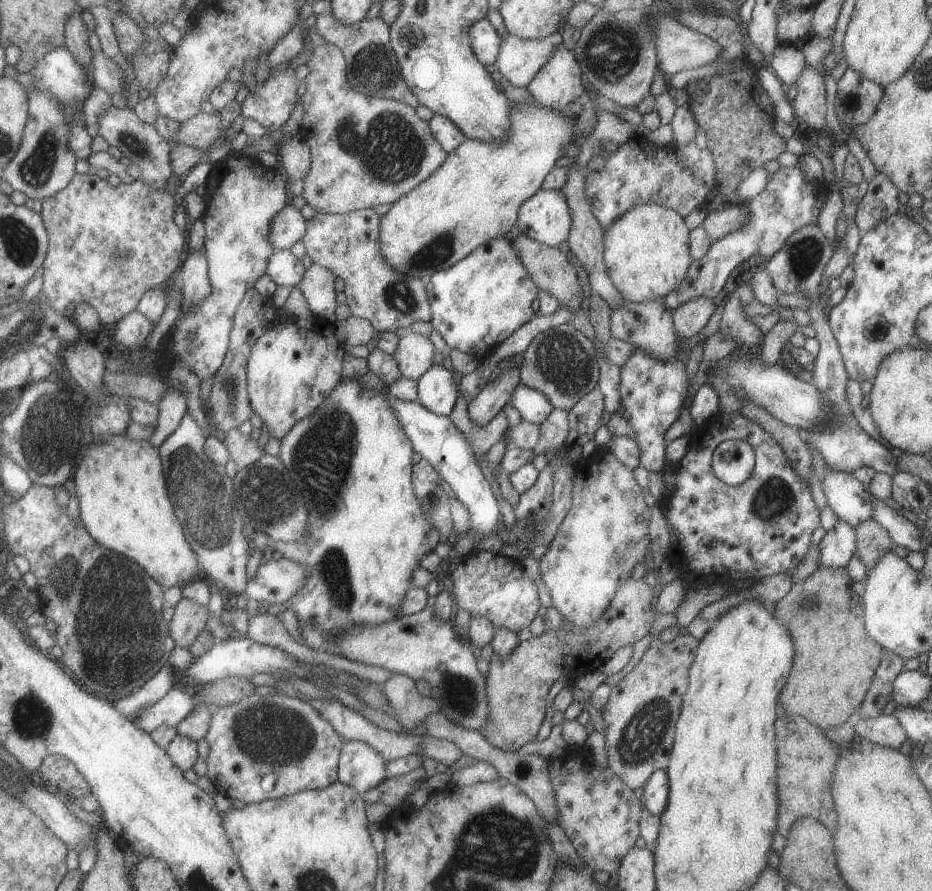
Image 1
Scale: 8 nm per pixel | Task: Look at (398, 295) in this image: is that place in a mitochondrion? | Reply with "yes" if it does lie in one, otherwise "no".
yes

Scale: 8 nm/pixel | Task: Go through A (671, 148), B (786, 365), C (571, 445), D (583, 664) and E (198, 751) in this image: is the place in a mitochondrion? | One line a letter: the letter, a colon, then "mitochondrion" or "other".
A: other
B: other
C: other
D: other
E: other

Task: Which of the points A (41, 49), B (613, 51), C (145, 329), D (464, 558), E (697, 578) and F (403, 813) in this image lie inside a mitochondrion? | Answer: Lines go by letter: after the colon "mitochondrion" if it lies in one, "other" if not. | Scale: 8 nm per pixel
A: other
B: mitochondrion
C: other
D: other
E: other
F: other

